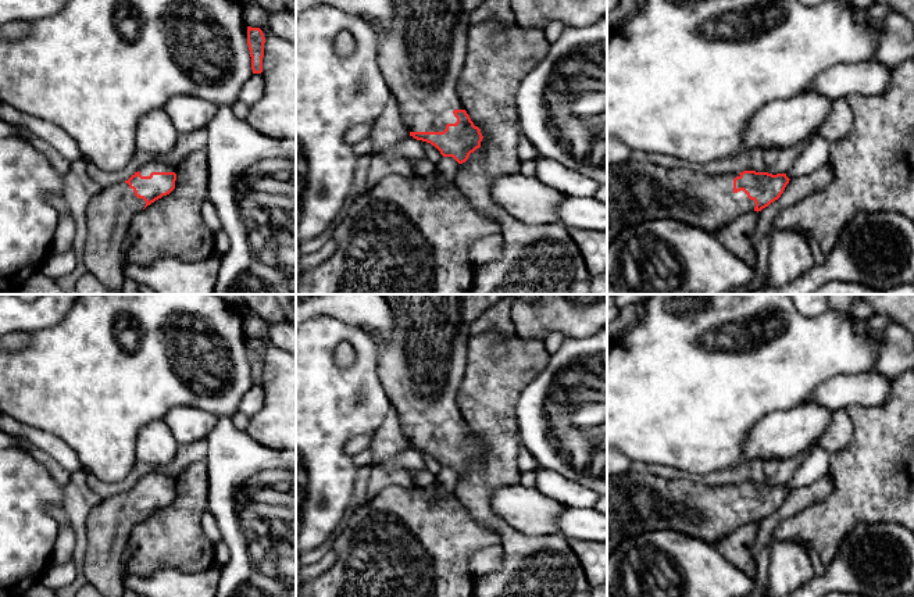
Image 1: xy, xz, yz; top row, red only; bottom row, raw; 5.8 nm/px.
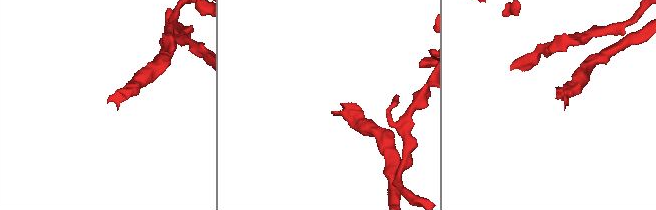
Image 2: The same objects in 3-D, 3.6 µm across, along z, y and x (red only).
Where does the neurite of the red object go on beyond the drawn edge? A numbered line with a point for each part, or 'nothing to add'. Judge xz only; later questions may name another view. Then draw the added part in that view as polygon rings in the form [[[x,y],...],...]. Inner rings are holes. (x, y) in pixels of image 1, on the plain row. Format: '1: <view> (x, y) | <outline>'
1: xz (421, 365) | [[[382,294],[392,312],[392,329],[388,337],[364,328],[378,347],[379,380],[396,408],[401,429],[410,443],[443,443],[447,435],[456,435],[454,421],[464,421],[457,404],[457,393],[465,373],[468,340],[472,322],[492,304],[508,294]]]

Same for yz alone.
1: yz (638, 503) | [[[628,471],[615,476],[607,476],[607,561],[620,543],[639,533],[647,533],[661,529],[672,529],[696,537],[711,547],[742,525],[753,523],[756,514],[740,501],[733,503],[733,490],[739,485],[706,486],[700,482],[686,479],[665,479],[649,472]]]

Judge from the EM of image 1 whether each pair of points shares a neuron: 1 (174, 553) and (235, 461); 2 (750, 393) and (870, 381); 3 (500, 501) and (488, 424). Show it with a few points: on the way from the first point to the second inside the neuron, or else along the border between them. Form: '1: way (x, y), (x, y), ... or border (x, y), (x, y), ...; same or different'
1: border (206, 471), (207, 510); different
2: border (849, 374), (825, 379), (806, 400); different
3: border (518, 482), (492, 494), (492, 510), (503, 521); different

